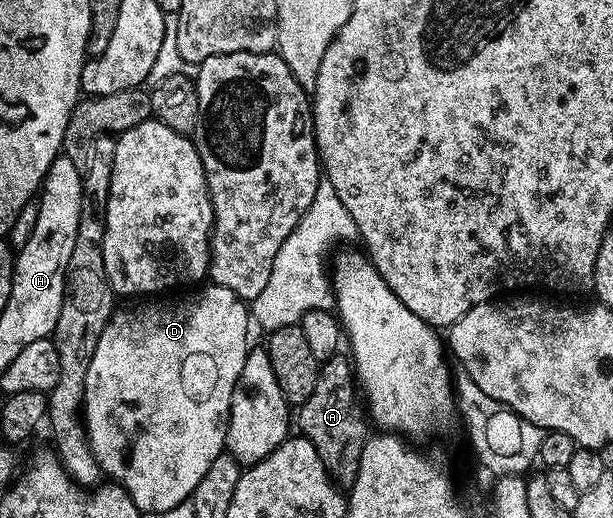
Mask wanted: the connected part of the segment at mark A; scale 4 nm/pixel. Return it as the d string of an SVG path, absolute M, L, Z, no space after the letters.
M338 353L320 364L315 381L315 393L300 404L295 415L295 427L311 445L315 445L315 453L329 470L329 478L342 488L352 488L355 477L359 473L359 461L363 457L363 449L367 432L367 411L359 398L359 387L355 382L352 362Z

